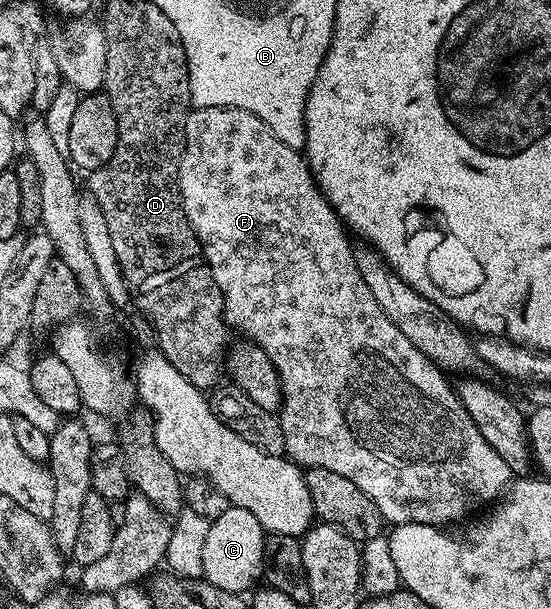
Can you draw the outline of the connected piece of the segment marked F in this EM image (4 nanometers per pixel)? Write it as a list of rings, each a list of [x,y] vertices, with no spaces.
[[[231,107],[194,108],[185,128],[185,150],[177,172],[177,186],[181,192],[181,206],[201,240],[215,283],[225,294],[226,322],[236,332],[238,329],[239,332],[245,333],[241,335],[260,349],[267,351],[271,363],[275,363],[275,371],[281,380],[279,416],[283,427],[285,453],[289,460],[297,462],[305,469],[323,467],[327,471],[336,471],[346,479],[351,479],[351,483],[355,483],[355,487],[359,487],[359,491],[363,491],[363,495],[367,495],[371,503],[379,507],[382,517],[390,526],[423,523],[449,527],[473,515],[468,513],[475,512],[480,505],[493,500],[496,502],[508,490],[511,471],[507,463],[503,463],[499,451],[495,451],[495,447],[491,447],[491,443],[483,439],[479,427],[475,427],[471,415],[467,415],[467,407],[463,407],[463,403],[458,399],[456,388],[451,381],[449,385],[449,377],[391,323],[370,288],[364,283],[354,261],[354,246],[349,246],[349,241],[345,238],[346,230],[339,224],[337,214],[318,189],[313,174],[309,171],[309,162],[298,150],[287,147],[287,143],[278,139],[275,131],[271,131],[271,127],[263,123],[263,119],[251,115],[251,111]]]

